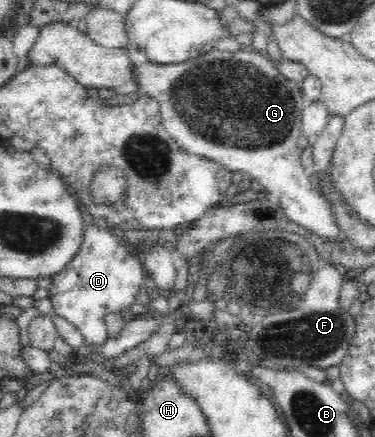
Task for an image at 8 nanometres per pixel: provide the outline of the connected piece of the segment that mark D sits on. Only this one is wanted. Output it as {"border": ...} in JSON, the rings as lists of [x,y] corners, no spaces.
{"border":[[[95,222],[84,223],[83,240],[81,240],[79,251],[61,272],[50,276],[52,282],[47,289],[53,315],[65,318],[73,324],[82,335],[85,345],[101,346],[109,338],[104,321],[105,316],[109,312],[117,312],[117,310],[127,311],[135,303],[135,298],[137,298],[145,278],[144,273],[142,255],[138,254],[133,247],[124,244],[121,235],[116,230],[104,228]]]}

